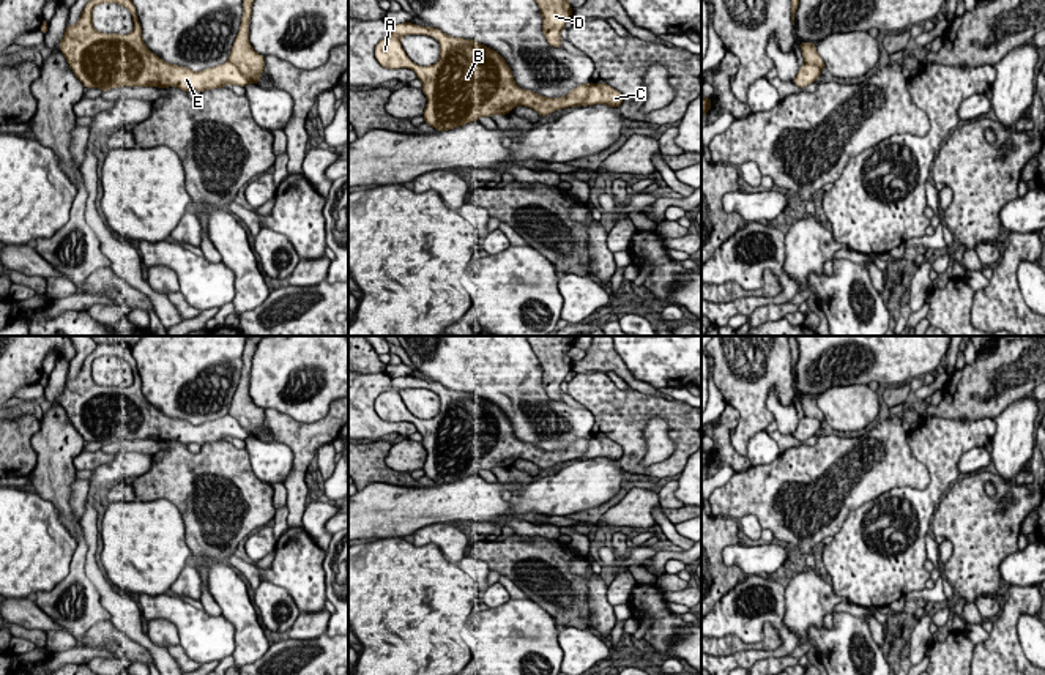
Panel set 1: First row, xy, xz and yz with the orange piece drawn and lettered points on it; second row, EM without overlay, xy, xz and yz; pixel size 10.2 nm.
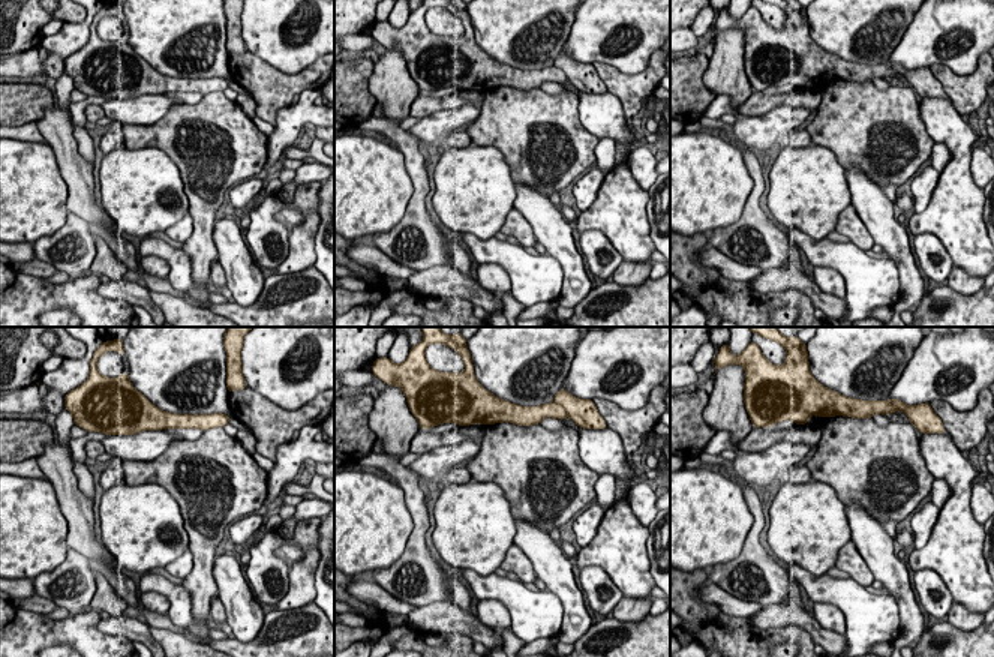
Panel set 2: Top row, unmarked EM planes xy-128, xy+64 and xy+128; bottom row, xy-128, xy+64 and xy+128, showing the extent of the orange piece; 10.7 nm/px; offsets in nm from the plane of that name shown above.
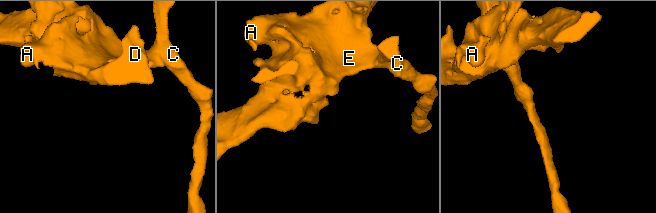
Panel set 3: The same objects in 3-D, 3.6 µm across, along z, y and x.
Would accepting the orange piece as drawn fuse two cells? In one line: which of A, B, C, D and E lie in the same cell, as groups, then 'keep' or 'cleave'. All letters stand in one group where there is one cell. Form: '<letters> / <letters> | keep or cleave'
A B D E / C | cleave

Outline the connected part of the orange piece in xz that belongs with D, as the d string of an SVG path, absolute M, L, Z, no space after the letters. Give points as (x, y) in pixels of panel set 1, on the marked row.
M534 0L542 14L542 32L552 47L563 47L561 30L572 17L572 6L567 0Z

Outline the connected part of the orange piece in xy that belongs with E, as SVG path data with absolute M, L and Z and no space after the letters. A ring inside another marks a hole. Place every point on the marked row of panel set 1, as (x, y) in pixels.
M91 0L76 25L66 25L60 52L85 88L107 91L115 87L177 87L205 91L224 85L246 87L249 82L230 62L203 71L170 65L153 54L142 39L142 27L132 0ZM118 3L132 13L134 28L128 35L99 33L93 27L93 8Z

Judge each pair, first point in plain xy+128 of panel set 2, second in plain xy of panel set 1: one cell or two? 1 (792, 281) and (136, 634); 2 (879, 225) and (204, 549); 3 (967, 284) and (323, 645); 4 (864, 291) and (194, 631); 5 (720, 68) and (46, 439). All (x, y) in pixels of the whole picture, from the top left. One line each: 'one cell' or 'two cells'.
1: two cells
2: two cells
3: two cells
4: one cell
5: one cell

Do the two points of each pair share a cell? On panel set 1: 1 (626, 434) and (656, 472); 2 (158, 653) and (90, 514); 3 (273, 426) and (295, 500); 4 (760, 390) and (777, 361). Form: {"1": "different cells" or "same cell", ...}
{"1": "same cell", "2": "same cell", "3": "same cell", "4": "same cell"}

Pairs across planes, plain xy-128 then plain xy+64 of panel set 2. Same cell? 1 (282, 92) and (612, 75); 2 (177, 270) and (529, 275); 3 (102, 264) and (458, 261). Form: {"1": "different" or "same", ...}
{"1": "same", "2": "same", "3": "different"}

